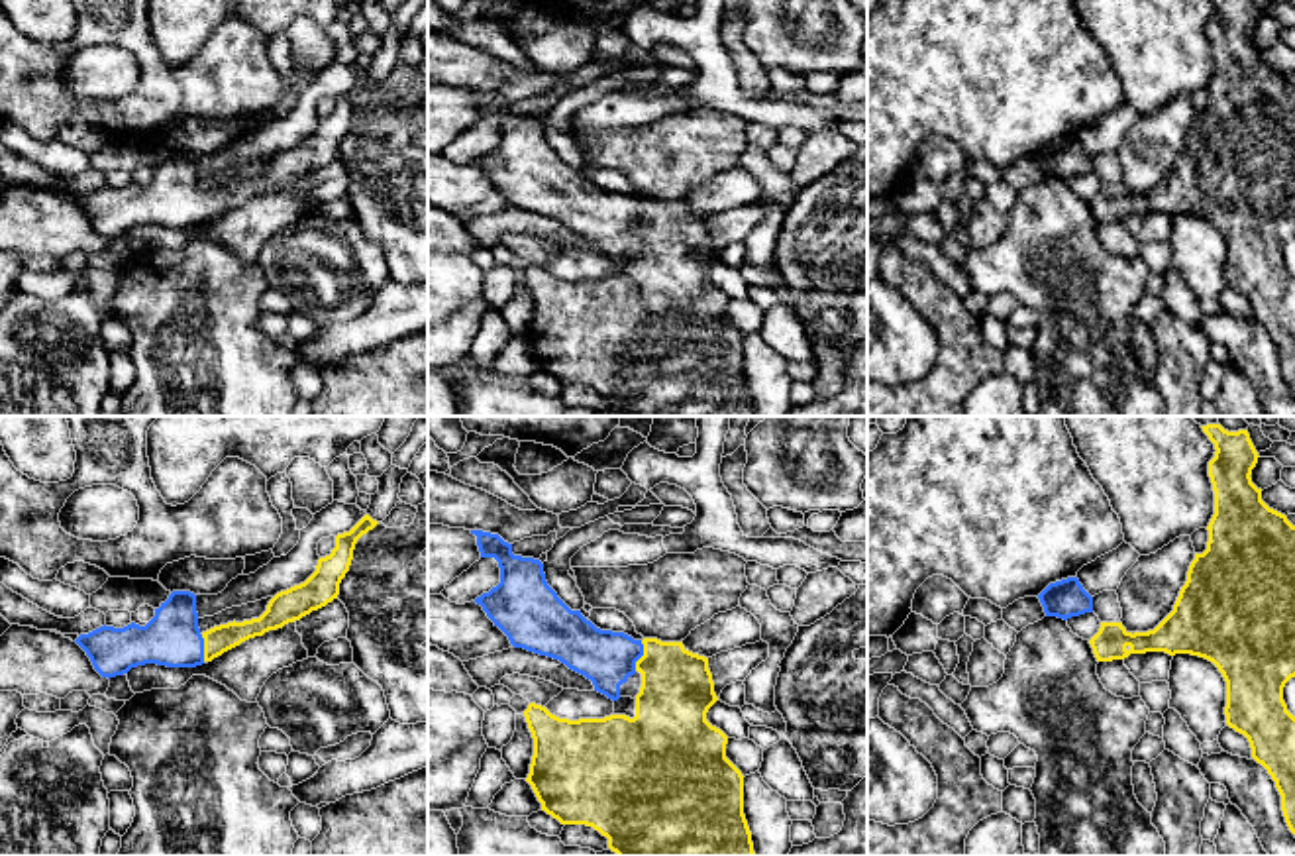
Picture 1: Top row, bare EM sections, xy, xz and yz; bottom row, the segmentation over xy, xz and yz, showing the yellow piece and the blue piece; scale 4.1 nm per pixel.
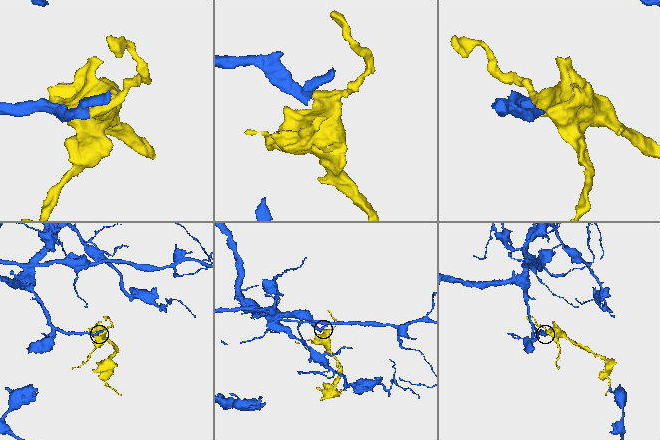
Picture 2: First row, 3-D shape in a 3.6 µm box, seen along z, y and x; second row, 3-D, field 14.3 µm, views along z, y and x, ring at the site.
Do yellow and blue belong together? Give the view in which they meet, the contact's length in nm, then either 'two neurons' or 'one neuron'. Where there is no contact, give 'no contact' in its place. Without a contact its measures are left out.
contact in xz; length 130 nm; one neuron

